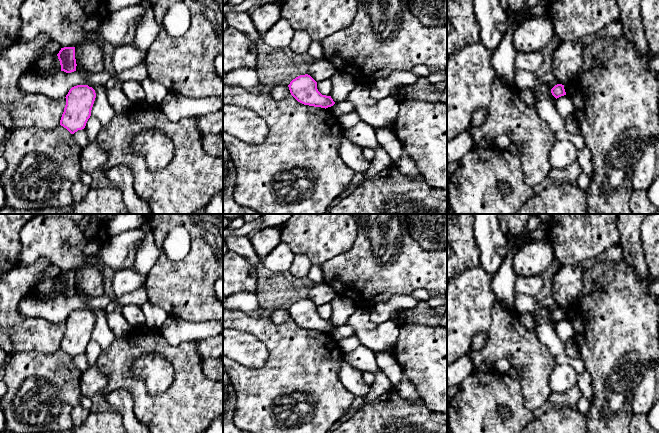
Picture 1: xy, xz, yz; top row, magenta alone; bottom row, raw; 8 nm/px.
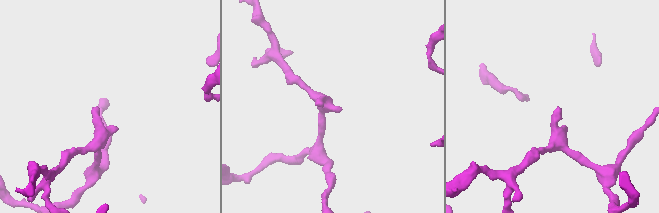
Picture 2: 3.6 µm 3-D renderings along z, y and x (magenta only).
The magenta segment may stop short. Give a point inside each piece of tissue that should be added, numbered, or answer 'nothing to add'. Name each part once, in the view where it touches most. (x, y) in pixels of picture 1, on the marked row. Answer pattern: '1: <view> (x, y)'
nothing to add

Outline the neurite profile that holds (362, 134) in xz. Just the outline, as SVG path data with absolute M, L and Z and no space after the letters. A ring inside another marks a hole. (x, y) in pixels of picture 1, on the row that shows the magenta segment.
M360 121L357 125L344 129L343 133L353 144L362 148L371 148L375 152L375 157L371 162L370 168L363 175L362 182L393 164L390 156L378 142L375 128L369 124Z

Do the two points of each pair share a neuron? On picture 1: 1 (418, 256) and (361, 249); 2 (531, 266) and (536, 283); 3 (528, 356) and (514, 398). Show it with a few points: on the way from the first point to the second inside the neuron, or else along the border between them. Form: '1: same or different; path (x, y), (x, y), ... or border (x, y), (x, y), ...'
1: same; path (403, 265), (387, 266), (381, 269), (374, 264)
2: different; border (539, 274), (517, 277)
3: different; border (520, 381), (525, 404)

